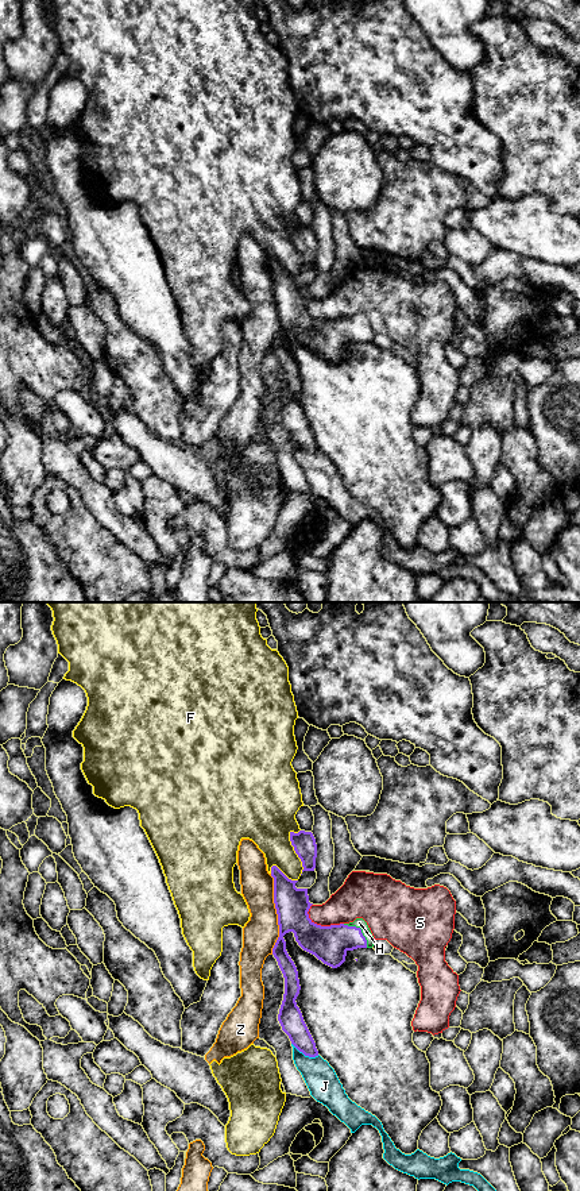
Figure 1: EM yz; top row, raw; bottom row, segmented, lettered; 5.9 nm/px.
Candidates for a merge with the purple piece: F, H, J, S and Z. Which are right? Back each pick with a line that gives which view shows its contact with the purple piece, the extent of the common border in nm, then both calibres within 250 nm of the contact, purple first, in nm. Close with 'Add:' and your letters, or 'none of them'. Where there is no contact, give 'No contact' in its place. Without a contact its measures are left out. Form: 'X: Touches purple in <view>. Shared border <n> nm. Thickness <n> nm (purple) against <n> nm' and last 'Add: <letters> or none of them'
H: Touches purple in yz. Shared border 200 nm. Thickness 220 nm (purple) against 60 nm
Add: H

